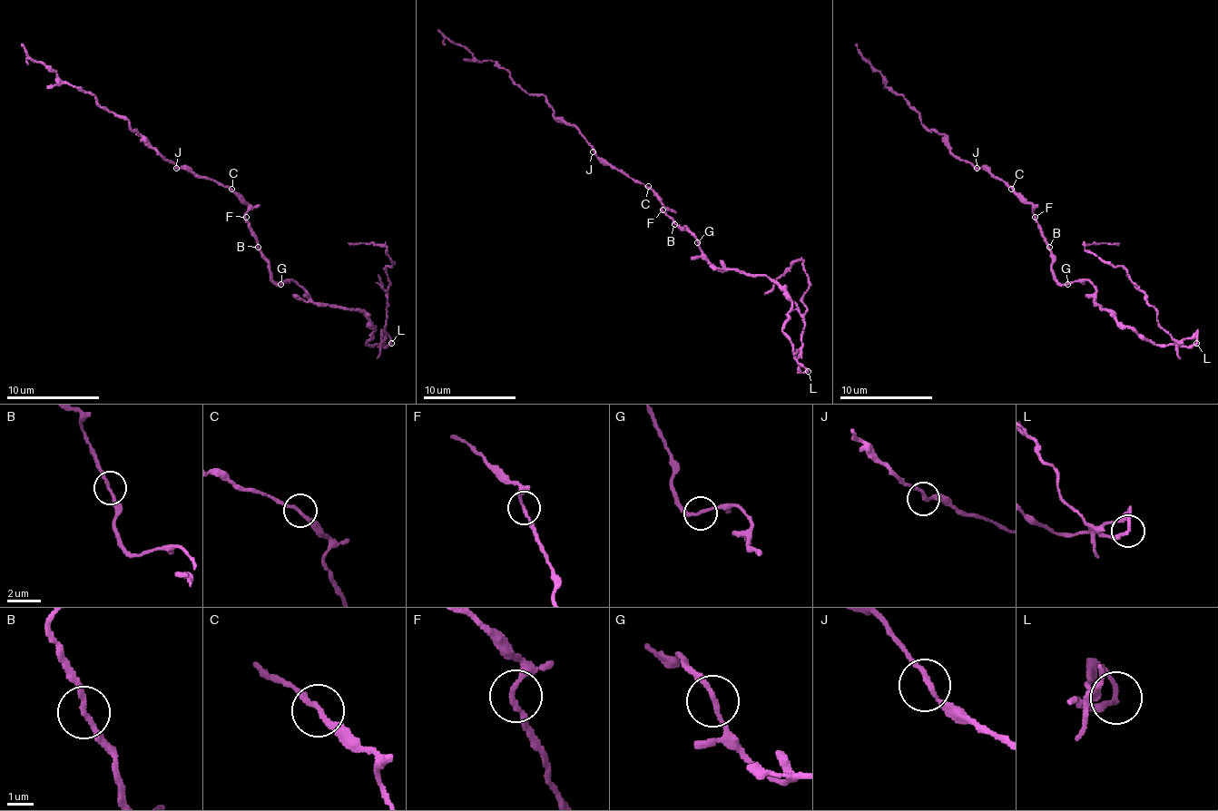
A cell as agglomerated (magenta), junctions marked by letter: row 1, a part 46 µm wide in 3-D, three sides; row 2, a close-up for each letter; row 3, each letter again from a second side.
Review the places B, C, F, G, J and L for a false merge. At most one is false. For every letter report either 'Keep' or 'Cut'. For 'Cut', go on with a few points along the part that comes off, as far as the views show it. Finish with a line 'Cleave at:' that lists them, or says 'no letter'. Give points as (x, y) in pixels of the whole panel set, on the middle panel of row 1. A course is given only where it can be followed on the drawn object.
B: Keep
C: Keep
F: Keep
G: Keep
J: Keep
L: Cut. Course of the part to remove: (807, 370), (802, 373), (798, 366), (805, 305), (802, 298), (810, 279), (802, 261), (798, 258), (765, 294)
Cleave at: L

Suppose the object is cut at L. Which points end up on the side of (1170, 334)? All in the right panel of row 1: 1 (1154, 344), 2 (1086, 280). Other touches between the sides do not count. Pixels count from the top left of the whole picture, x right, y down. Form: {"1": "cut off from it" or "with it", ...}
{"1": "cut off from it", "2": "cut off from it"}

